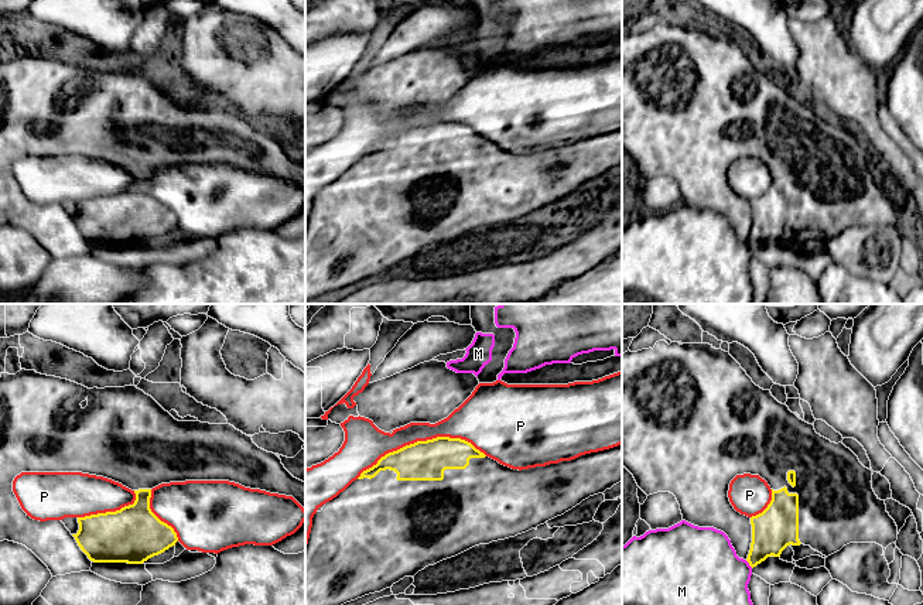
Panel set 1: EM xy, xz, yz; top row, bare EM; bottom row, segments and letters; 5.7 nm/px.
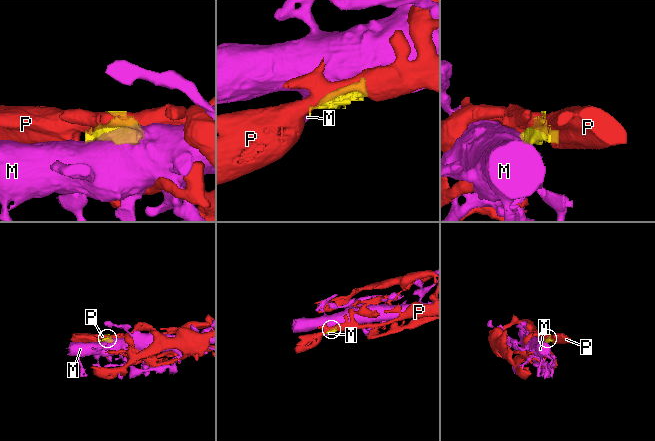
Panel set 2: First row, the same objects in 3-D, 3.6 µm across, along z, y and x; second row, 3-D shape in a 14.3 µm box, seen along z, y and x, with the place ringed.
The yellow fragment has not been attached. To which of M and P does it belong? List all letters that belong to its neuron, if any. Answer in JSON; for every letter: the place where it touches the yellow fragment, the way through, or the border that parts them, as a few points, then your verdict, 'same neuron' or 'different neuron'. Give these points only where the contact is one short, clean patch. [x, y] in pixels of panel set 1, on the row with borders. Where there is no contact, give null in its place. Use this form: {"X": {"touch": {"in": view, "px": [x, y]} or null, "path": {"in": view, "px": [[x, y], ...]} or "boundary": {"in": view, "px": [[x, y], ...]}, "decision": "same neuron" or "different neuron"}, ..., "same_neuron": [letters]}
{"M": {"touch": {"in": "yz", "px": [749, 564]}, "boundary": {"in": "yz", "px": [[745, 560], [752, 567]]}, "decision": "different neuron"}, "P": {"touch": {"in": "xz", "px": [421, 441]}, "decision": "different neuron"}, "same_neuron": []}

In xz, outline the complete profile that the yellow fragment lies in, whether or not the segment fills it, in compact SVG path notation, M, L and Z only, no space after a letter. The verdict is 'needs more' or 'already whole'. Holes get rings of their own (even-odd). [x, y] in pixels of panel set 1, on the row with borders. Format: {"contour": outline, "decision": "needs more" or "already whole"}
{"contour": "M437 437L406 445L382 457L376 465L363 471L360 476L343 492L327 502L322 510L314 515L311 533L305 548L305 605L343 605L365 595L380 592L393 587L404 577L414 578L414 575L425 567L455 557L475 546L505 540L536 529L537 526L571 510L589 496L604 493L606 489L611 489L619 482L622 482L622 444L609 450L585 454L571 461L561 461L558 464L522 471L499 464L476 450L471 442L461 438Z", "decision": "needs more"}

